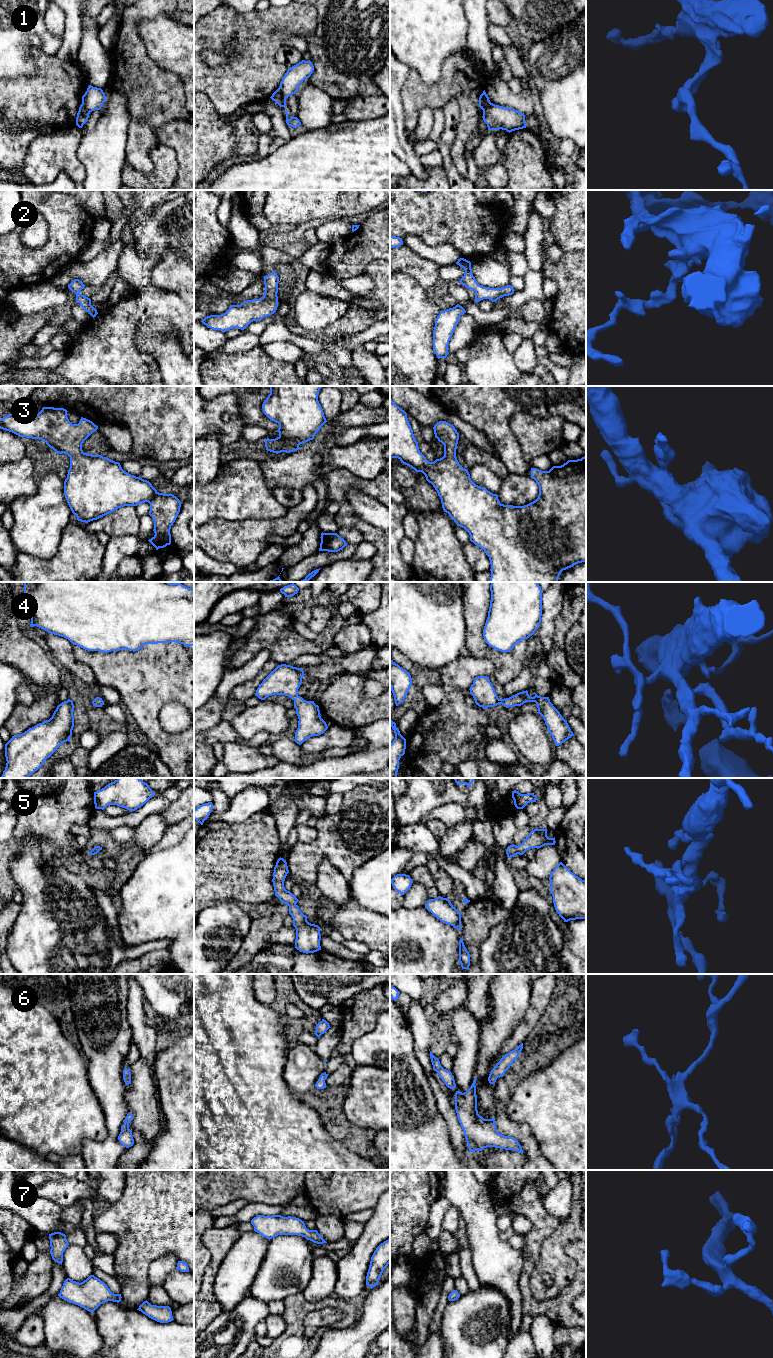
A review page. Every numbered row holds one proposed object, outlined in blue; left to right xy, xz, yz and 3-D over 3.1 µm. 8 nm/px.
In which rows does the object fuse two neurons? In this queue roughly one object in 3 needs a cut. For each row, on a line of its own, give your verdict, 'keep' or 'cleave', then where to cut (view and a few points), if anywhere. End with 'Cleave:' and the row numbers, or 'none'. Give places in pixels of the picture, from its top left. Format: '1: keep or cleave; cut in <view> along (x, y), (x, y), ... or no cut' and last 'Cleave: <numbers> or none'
1: cleave; cut in xz along (278, 88), (285, 99)
2: keep; no cut
3: keep; no cut
4: keep; no cut
5: keep; no cut
6: keep; no cut
7: keep; no cut
Cleave: 1

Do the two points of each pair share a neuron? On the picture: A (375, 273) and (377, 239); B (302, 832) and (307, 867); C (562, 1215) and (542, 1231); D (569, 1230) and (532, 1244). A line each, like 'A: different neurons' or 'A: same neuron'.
A: different neurons
B: different neurons
C: different neurons
D: different neurons

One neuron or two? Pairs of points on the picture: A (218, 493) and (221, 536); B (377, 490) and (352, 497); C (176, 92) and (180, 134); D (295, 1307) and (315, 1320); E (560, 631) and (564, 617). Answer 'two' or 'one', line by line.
A: two
B: two
C: two
D: two
E: one

